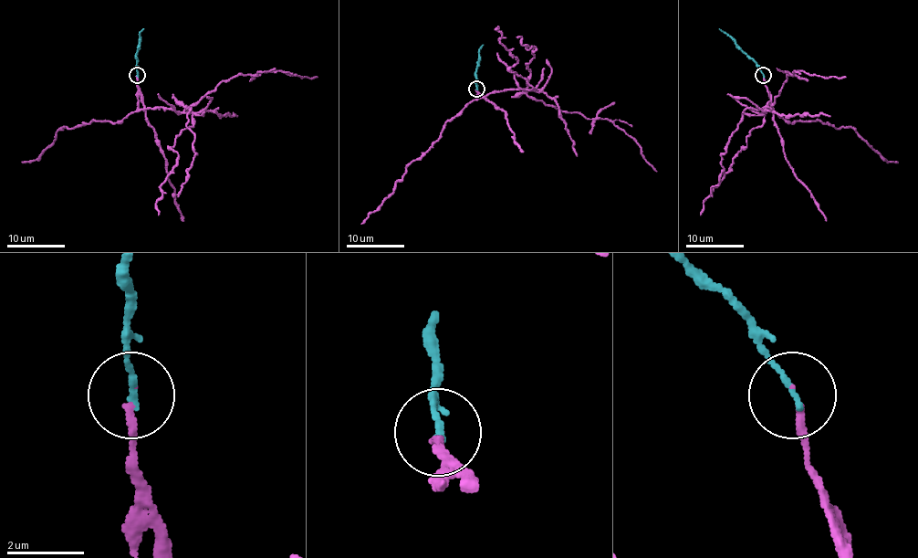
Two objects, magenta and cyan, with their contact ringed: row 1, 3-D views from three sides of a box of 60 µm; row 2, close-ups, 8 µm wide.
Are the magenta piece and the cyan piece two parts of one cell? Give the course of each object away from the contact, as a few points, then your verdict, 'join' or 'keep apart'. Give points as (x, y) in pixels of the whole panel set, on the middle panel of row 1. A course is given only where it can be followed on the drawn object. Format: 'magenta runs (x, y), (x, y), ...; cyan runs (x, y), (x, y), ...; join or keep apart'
magenta runs (476, 89), (485, 96), (523, 89), (562, 112), (610, 120), (639, 145), (656, 172); cyan runs (476, 89), (477, 58), (484, 45); keep apart

